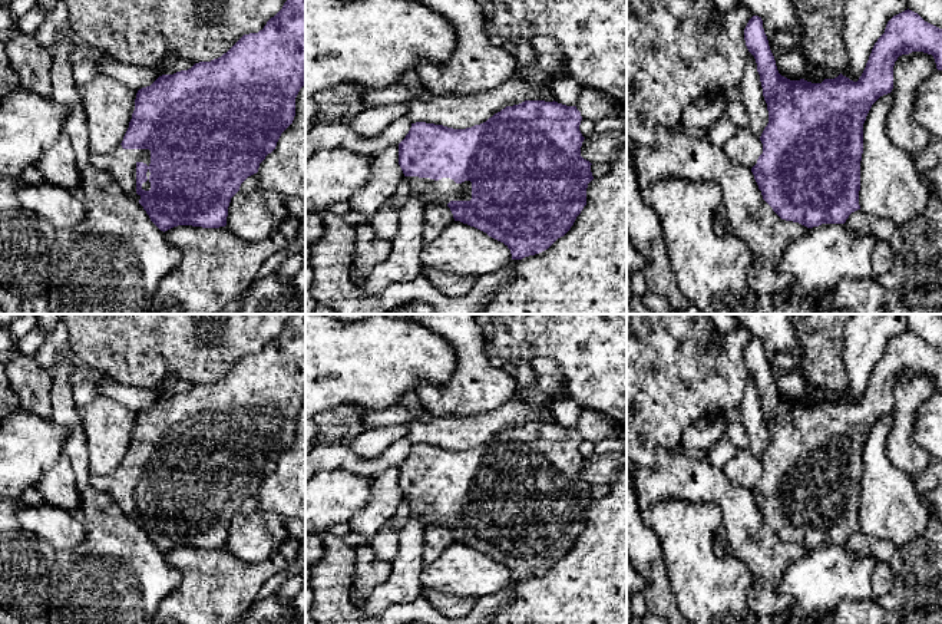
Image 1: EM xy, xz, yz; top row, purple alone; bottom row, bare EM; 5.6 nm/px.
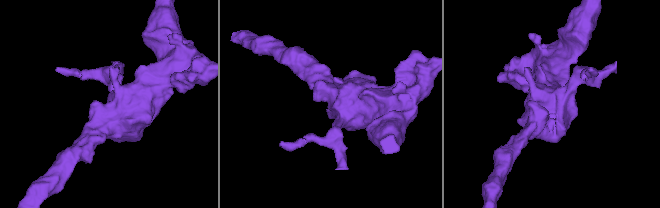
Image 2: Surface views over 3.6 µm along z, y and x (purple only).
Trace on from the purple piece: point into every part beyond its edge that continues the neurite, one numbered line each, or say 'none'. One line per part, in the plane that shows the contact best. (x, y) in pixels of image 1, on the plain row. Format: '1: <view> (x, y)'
1: xy (121, 485)

